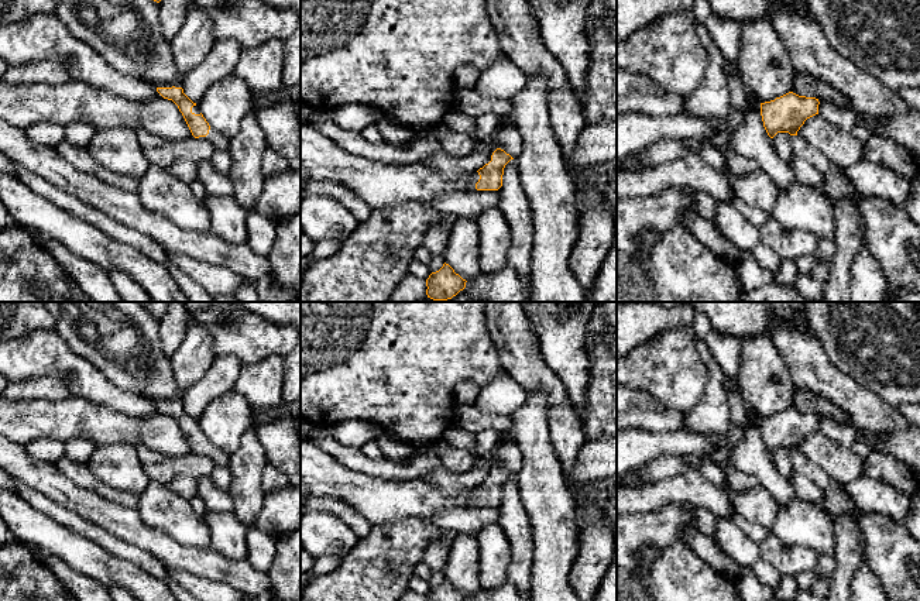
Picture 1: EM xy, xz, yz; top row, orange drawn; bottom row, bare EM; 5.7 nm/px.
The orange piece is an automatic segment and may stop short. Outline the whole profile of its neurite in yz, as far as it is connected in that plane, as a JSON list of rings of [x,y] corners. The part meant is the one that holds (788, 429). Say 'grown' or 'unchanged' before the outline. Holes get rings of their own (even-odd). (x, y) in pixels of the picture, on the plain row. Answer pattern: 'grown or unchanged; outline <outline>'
unchanged; outline [[[789,408],[775,416],[761,419],[763,443],[770,454],[777,449],[797,451],[804,437],[818,430],[818,415]]]

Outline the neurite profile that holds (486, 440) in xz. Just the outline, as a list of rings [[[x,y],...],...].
[[[492,429],[478,432],[476,435],[477,457],[487,456],[504,437],[504,433]]]

